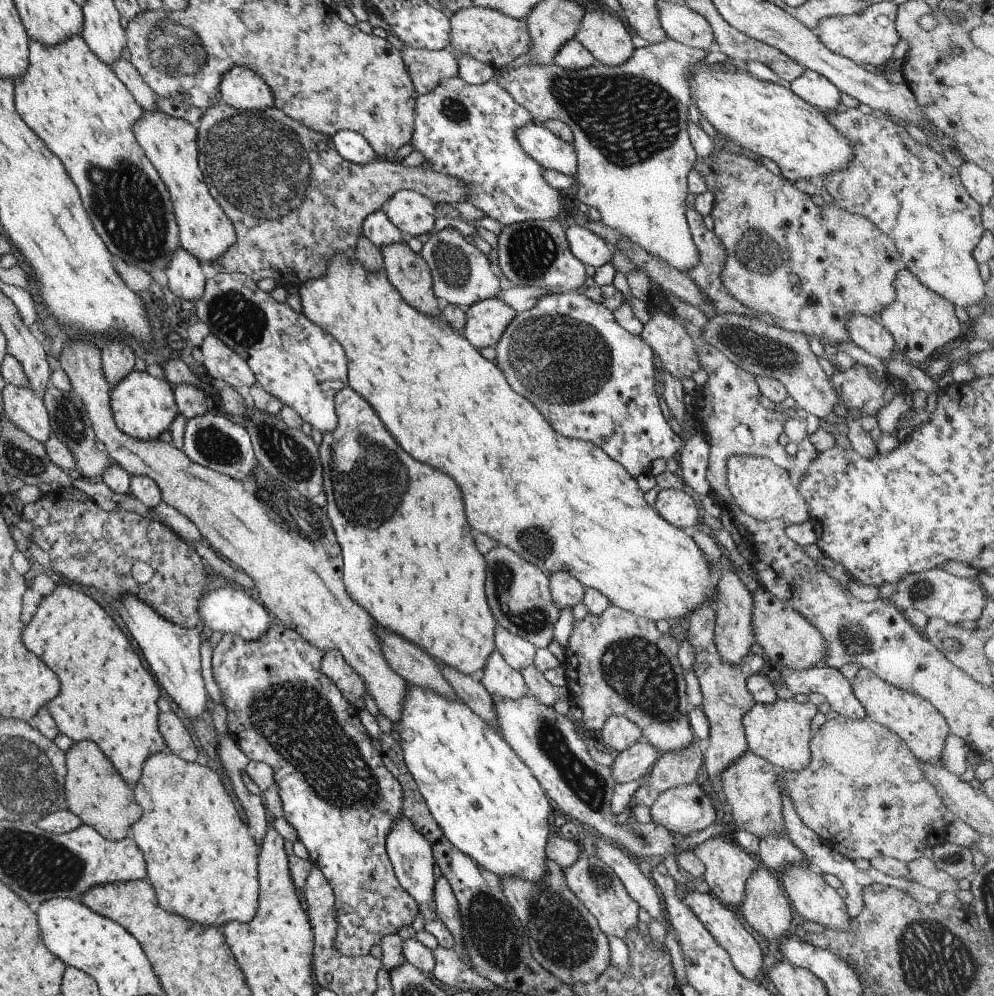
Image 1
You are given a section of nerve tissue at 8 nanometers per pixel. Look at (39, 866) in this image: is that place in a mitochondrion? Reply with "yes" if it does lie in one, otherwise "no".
yes

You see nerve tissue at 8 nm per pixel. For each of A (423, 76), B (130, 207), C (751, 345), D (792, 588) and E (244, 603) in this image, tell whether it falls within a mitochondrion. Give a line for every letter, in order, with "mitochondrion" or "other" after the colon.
A: other
B: mitochondrion
C: mitochondrion
D: other
E: other

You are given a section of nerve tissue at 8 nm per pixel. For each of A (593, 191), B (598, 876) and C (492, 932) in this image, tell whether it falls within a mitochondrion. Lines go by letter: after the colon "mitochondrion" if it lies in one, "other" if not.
A: other
B: mitochondrion
C: mitochondrion

